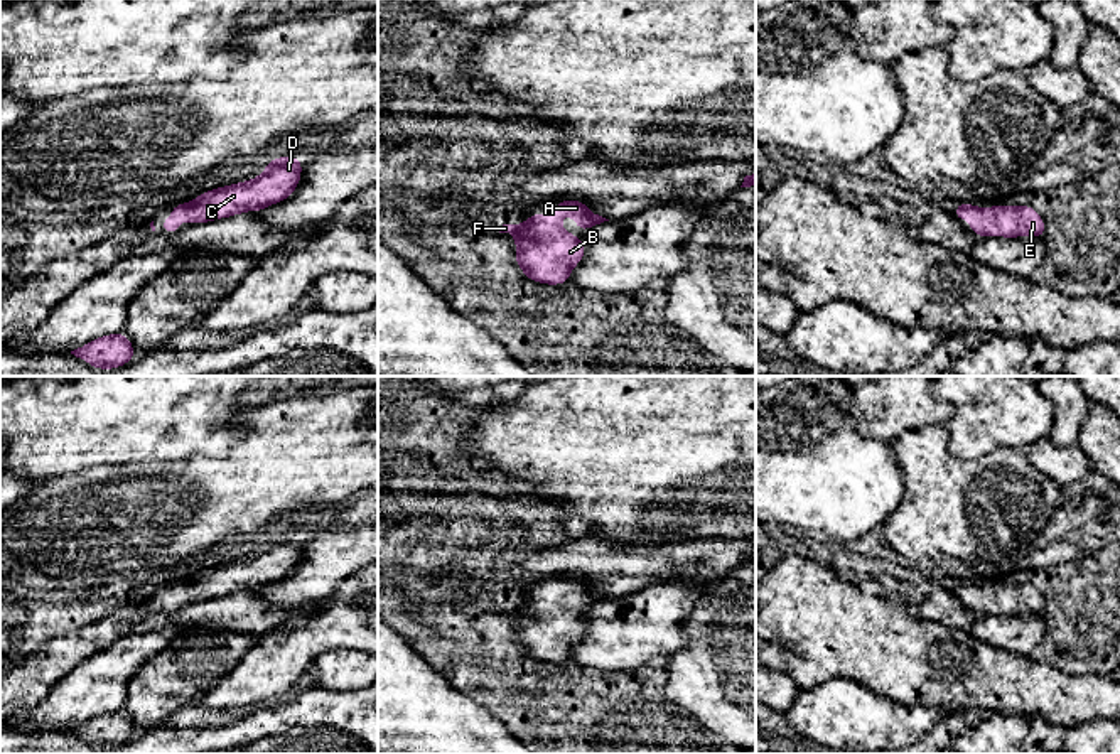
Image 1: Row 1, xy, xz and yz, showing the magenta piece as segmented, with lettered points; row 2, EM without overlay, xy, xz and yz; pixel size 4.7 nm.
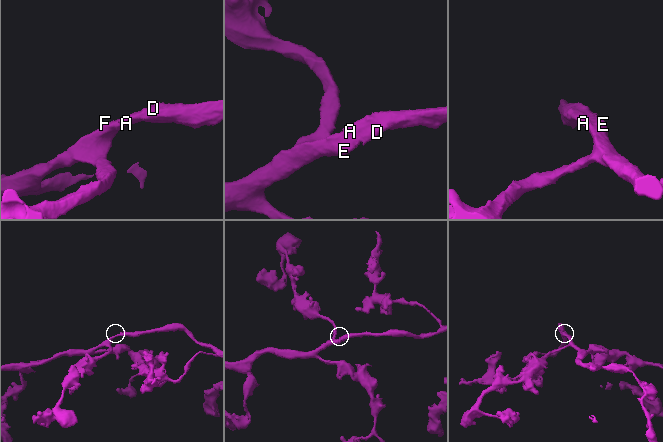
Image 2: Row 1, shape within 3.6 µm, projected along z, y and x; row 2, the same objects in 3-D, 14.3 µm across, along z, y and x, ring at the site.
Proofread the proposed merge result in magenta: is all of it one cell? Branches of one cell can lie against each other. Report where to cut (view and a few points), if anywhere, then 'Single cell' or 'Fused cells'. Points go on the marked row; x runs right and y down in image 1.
No split. Single cell

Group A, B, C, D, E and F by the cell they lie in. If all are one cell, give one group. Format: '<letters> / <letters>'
A B C D E F

